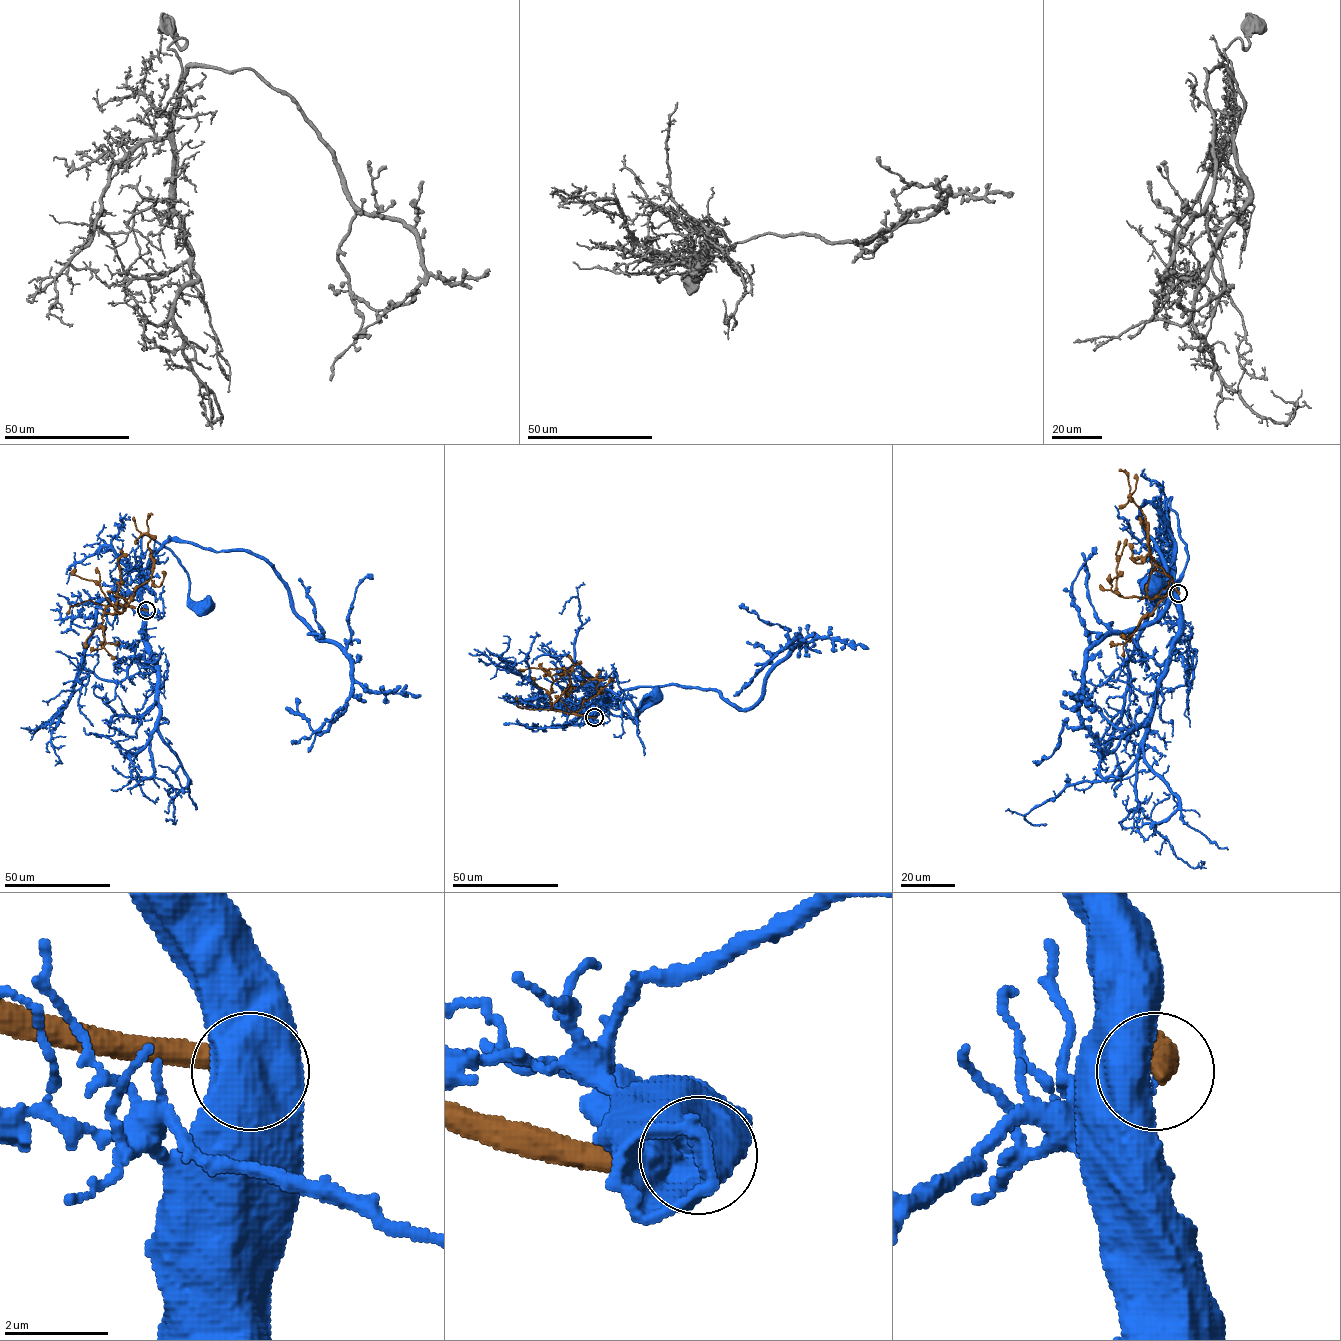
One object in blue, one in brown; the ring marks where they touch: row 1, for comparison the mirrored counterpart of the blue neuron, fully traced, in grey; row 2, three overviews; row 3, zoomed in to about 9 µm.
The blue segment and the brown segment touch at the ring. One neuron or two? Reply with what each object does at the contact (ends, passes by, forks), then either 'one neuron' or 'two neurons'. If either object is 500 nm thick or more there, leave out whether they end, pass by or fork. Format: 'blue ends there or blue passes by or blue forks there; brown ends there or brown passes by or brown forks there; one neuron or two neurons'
two neurons

